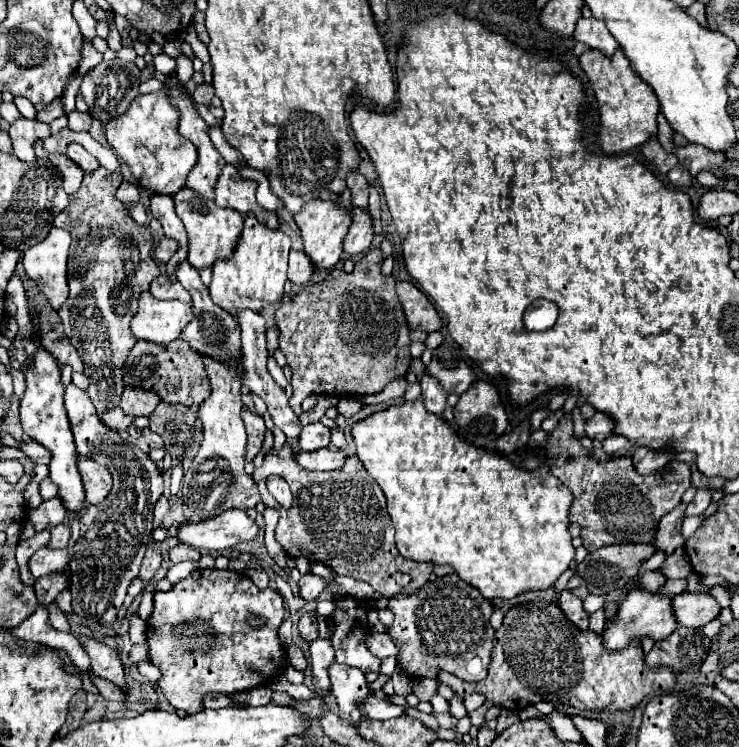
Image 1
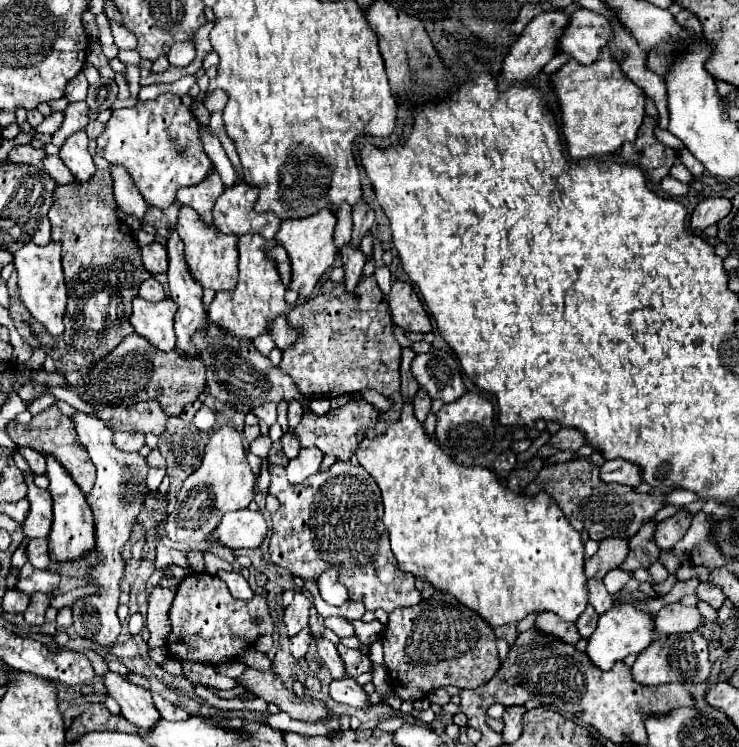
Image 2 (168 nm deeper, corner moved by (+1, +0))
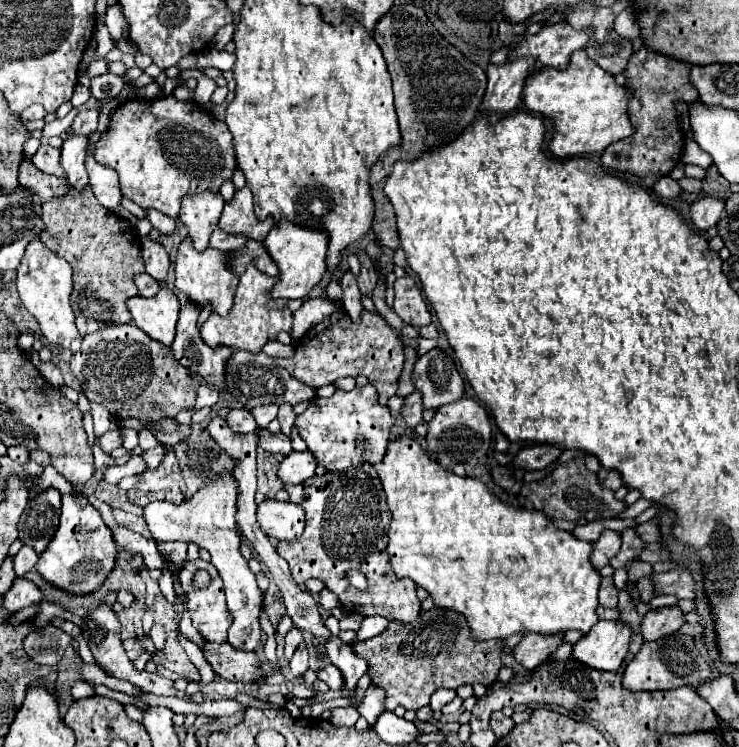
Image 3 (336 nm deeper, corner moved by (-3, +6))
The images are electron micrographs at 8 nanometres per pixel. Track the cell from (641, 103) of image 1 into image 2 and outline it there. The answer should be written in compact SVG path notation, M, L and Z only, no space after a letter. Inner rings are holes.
M603 51L591 65L579 65L571 59L553 75L553 81L563 113L563 135L573 159L615 153L623 143L637 139L645 117L645 93L625 77L613 53Z

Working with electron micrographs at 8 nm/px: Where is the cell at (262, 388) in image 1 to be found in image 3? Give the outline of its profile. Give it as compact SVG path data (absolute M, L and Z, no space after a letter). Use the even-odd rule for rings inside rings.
M283 403L283 405L279 407L277 419L279 419L279 423L281 423L281 431L290 438L293 421L295 421L295 411L293 411L293 407L287 405L287 403Z

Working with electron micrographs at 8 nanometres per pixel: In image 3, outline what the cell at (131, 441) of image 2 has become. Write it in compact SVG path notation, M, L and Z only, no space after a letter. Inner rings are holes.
M119 431L103 433L103 435L99 437L99 447L101 447L105 453L111 453L113 449L121 447L121 433L119 433Z

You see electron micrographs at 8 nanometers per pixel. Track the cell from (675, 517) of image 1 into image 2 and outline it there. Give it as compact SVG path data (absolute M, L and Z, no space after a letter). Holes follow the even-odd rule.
M655 521L645 523L639 529L639 535L635 535L635 539L629 541L631 553L627 555L623 563L625 571L637 571L641 567L651 567L655 561L659 561L661 547L655 543L655 529L657 529Z

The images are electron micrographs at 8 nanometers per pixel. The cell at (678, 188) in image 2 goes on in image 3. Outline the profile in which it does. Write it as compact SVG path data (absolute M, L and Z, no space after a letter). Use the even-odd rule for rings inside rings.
M661 177L661 179L653 185L653 191L655 191L655 195L659 195L659 197L663 197L663 199L673 199L673 197L677 197L677 195L681 193L679 185L677 185L671 177Z

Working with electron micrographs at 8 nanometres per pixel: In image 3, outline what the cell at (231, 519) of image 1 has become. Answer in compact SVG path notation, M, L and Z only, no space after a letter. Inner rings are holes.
M263 501L257 509L261 529L279 541L291 541L305 529L305 511L291 501Z

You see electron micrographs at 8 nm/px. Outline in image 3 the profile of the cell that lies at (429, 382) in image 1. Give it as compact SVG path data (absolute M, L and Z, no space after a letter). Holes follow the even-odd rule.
M411 393L409 397L405 397L403 401L403 409L401 409L401 415L405 419L405 423L413 429L417 423L421 423L421 415L423 415L423 407L421 407L421 397L419 393Z

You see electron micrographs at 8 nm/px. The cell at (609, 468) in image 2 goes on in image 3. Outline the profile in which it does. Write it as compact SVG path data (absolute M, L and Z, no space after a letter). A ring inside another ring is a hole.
M599 469L597 471L597 479L611 491L617 491L621 485L623 485L623 479L619 477L619 473L615 471L609 471L609 469Z

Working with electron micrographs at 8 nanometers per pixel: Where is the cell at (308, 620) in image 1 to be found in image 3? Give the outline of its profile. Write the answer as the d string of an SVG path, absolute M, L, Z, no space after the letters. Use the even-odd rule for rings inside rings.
M301 645L301 647L295 651L289 667L291 667L291 671L293 671L295 677L303 677L303 675L305 675L305 671L309 669L309 653L307 653L305 645Z

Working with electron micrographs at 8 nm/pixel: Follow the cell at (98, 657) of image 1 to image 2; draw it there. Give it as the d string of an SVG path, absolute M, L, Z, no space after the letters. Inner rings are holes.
M107 671L103 675L103 681L105 681L107 693L119 703L121 715L129 723L133 723L145 731L147 727L151 727L151 723L155 723L155 719L161 717L155 703L153 703L151 691L145 687L133 685L127 679L127 675Z

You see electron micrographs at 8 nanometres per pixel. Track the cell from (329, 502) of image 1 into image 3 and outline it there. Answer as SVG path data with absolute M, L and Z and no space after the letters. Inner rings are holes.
M351 469L347 473L315 475L299 485L285 485L285 491L293 503L305 509L307 517L307 527L299 539L277 543L277 553L289 563L297 585L305 585L307 579L321 579L339 597L345 611L363 617L381 615L389 621L411 623L419 615L421 603L415 595L415 583L397 579L387 561L385 547L391 513L379 479L373 479L363 469ZM349 569L357 569L367 577L367 591L357 591L349 585Z

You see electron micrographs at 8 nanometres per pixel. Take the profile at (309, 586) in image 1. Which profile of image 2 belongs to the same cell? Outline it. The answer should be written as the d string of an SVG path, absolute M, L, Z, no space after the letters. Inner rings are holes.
M297 591L293 603L285 609L285 625L289 637L293 637L295 633L309 625L309 609L311 609L309 597L303 591Z

